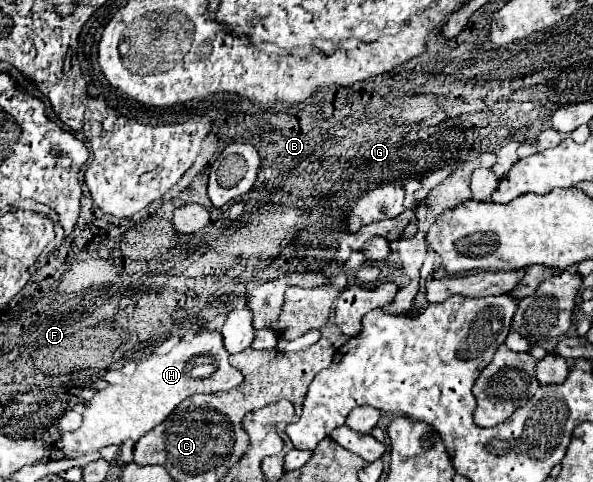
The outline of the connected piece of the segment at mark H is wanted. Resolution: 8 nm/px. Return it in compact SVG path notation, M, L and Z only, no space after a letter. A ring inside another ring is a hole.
M202 330L192 338L192 342L178 342L166 354L154 352L144 360L138 360L136 370L132 366L130 378L120 378L116 380L116 384L106 386L106 394L92 396L82 414L82 426L74 432L62 434L62 452L66 456L82 456L102 450L108 444L118 446L128 440L138 442L138 438L164 422L168 414L192 394L214 394L220 390L232 390L240 382L242 374L234 366L230 366L220 332ZM208 354L214 354L214 358L208 358Z

